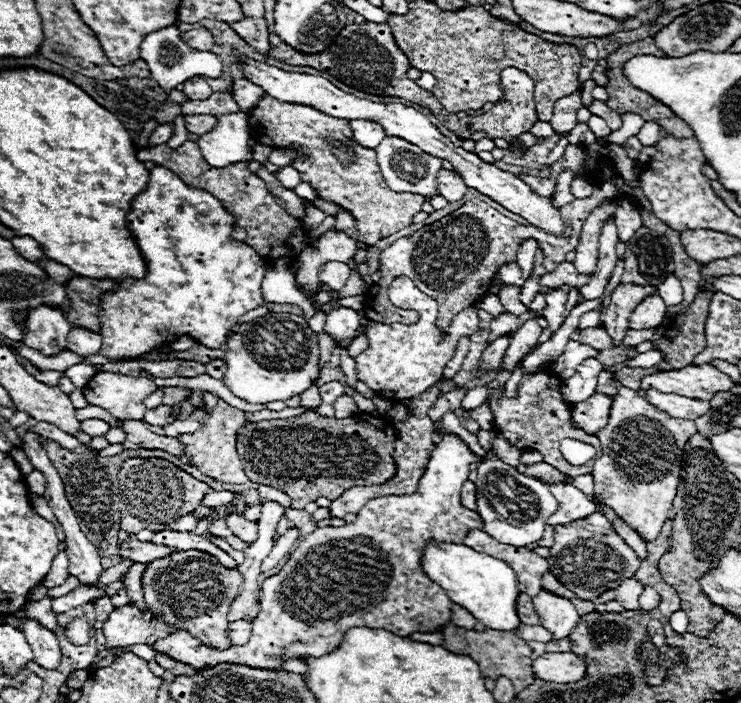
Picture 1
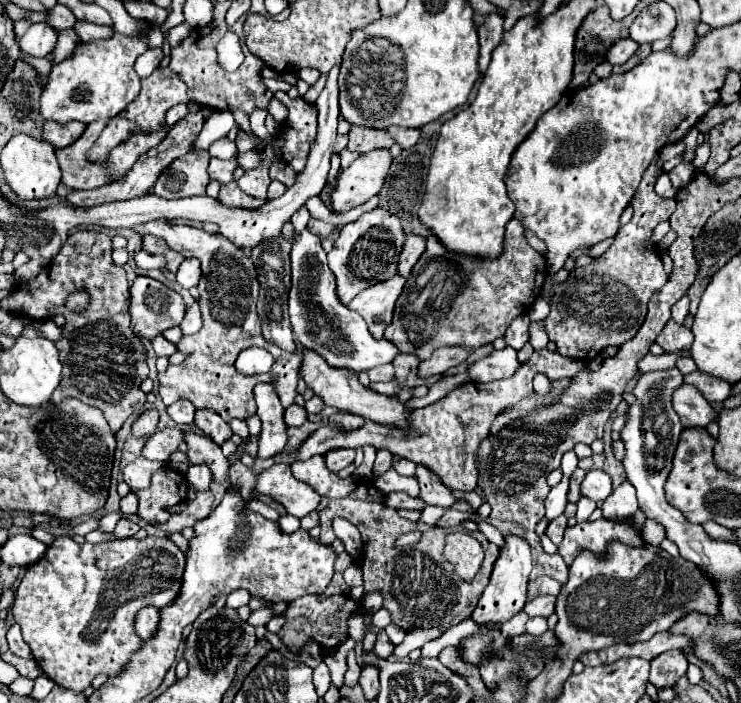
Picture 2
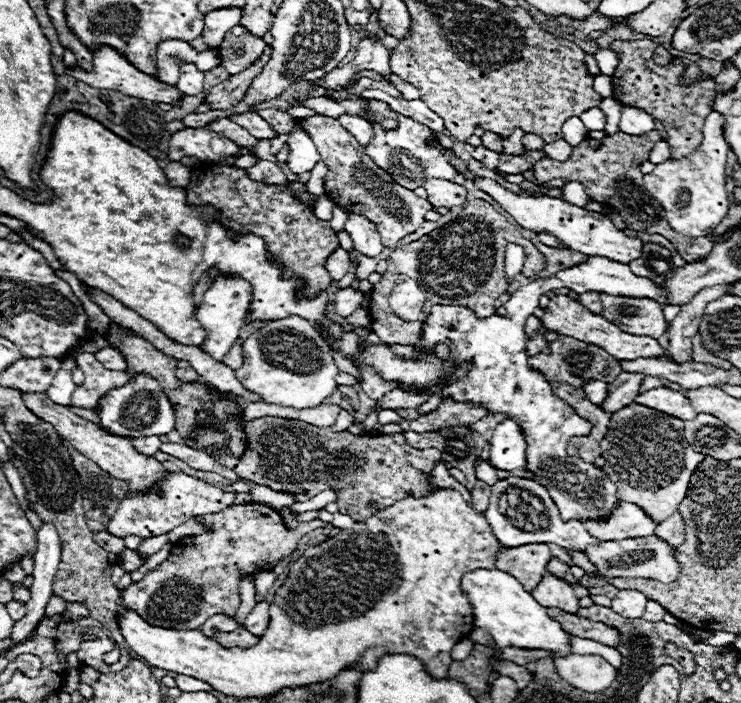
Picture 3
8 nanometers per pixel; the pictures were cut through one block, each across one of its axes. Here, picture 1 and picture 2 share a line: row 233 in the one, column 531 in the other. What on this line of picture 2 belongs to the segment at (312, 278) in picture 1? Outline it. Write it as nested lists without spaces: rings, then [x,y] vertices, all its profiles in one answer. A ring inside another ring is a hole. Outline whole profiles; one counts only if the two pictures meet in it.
[[[532,322],[532,324],[530,324],[530,344],[534,346],[534,350],[546,348],[546,344],[548,344],[546,332],[542,330],[542,324],[540,324],[540,322]]]

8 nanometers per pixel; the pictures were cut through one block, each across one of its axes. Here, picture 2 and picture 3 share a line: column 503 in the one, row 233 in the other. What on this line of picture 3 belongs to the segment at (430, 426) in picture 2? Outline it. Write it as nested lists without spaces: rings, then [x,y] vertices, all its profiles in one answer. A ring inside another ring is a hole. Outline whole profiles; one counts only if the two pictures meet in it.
[[[310,116],[304,118],[302,124],[328,166],[328,174],[324,178],[326,194],[346,212],[364,214],[368,220],[372,220],[380,232],[384,246],[394,246],[398,240],[416,232],[426,222],[426,212],[432,210],[432,204],[424,198],[418,198],[412,190],[402,188],[390,178],[390,174],[378,168],[364,152],[364,146],[360,146],[336,118]]]

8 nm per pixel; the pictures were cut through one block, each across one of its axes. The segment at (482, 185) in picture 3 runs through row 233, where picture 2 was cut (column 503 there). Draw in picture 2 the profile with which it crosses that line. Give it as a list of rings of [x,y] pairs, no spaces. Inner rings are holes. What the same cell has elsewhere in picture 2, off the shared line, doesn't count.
[[[506,534],[500,556],[494,562],[490,584],[486,586],[476,610],[472,612],[472,620],[478,622],[478,624],[488,624],[488,622],[504,624],[516,612],[520,612],[526,604],[526,584],[528,584],[530,570],[532,570],[532,550],[530,550],[528,540],[522,538],[522,536]]]

